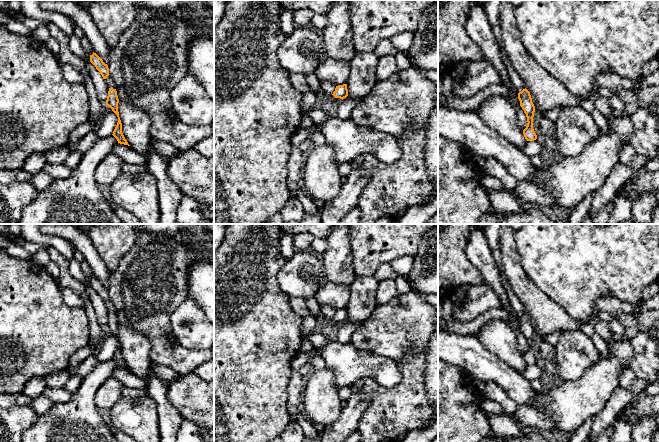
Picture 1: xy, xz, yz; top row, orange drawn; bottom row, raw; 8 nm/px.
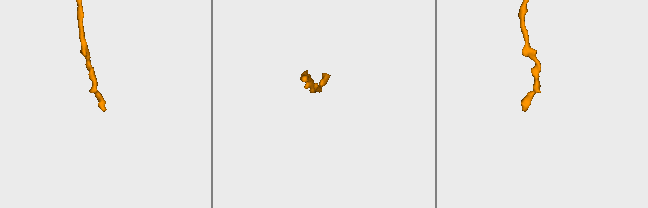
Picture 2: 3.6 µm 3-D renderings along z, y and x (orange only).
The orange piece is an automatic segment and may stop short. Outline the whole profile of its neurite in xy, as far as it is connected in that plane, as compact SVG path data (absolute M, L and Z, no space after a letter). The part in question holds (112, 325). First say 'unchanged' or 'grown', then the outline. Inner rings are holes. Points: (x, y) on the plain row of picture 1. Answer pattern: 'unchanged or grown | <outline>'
unchanged | M109 312L106 330L110 331L118 341L118 346L112 359L117 363L118 367L130 370L122 357L122 347L119 341L118 327L119 323L116 313Z

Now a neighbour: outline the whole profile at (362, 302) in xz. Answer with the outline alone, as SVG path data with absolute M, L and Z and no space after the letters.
M365 275L356 277L350 285L350 298L346 307L349 323L356 324L367 320L376 309L378 282L373 275Z

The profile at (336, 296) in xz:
M328 281L314 297L321 306L327 305L335 310L347 307L350 298L350 286Z

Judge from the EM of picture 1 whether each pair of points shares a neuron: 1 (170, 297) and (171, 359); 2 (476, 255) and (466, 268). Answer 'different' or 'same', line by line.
1: same
2: different

